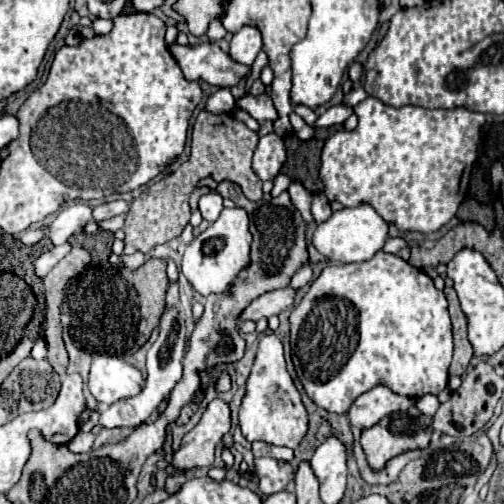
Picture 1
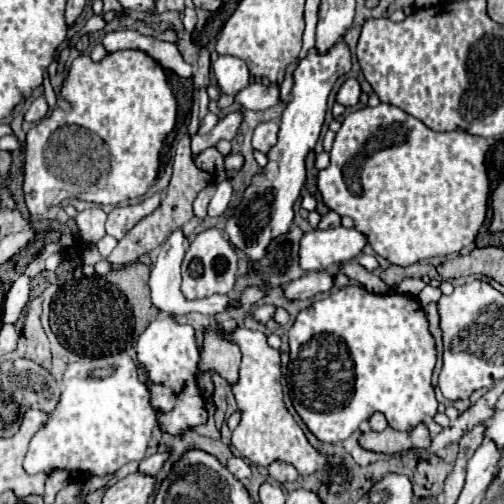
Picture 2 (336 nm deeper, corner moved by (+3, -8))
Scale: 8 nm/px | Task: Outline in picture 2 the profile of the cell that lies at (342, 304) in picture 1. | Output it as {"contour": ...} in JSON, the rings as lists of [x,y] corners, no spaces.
{"contour":[[[345,286],[345,288],[333,292],[331,296],[323,298],[323,300],[315,300],[309,308],[299,312],[297,320],[293,322],[293,326],[289,330],[289,348],[291,348],[291,360],[289,360],[289,378],[287,380],[289,380],[289,392],[291,392],[293,406],[299,414],[299,418],[309,428],[309,432],[321,442],[327,442],[327,444],[343,442],[345,438],[349,438],[359,428],[359,424],[363,420],[369,420],[375,412],[383,412],[389,426],[395,428],[395,430],[411,430],[411,428],[415,428],[415,424],[423,422],[427,416],[437,414],[437,398],[435,398],[435,392],[433,392],[433,386],[431,386],[431,374],[433,374],[433,368],[435,368],[435,354],[437,354],[435,352],[435,340],[429,334],[425,312],[421,310],[419,302],[413,296],[397,294],[397,292],[371,294],[361,286]]]}

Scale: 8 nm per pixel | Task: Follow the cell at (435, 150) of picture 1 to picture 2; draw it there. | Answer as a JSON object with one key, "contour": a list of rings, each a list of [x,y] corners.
{"contour":[[[379,104],[345,116],[329,152],[329,168],[319,172],[317,186],[323,202],[339,216],[349,216],[365,234],[371,248],[397,266],[411,266],[425,258],[449,256],[475,242],[487,214],[489,178],[485,154],[489,140],[467,132],[435,132],[405,110]]]}

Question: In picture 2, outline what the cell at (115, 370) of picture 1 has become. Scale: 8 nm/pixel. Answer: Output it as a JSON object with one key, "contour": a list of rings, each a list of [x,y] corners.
{"contour":[[[121,352],[115,356],[103,358],[87,358],[83,362],[73,362],[67,366],[63,374],[63,390],[55,410],[49,414],[47,422],[35,432],[29,444],[29,452],[25,456],[23,468],[27,474],[39,474],[53,470],[69,472],[69,480],[79,480],[85,476],[107,476],[115,474],[127,462],[139,462],[147,454],[147,444],[151,438],[151,430],[155,426],[155,412],[149,404],[149,390],[139,380],[135,360]]]}

